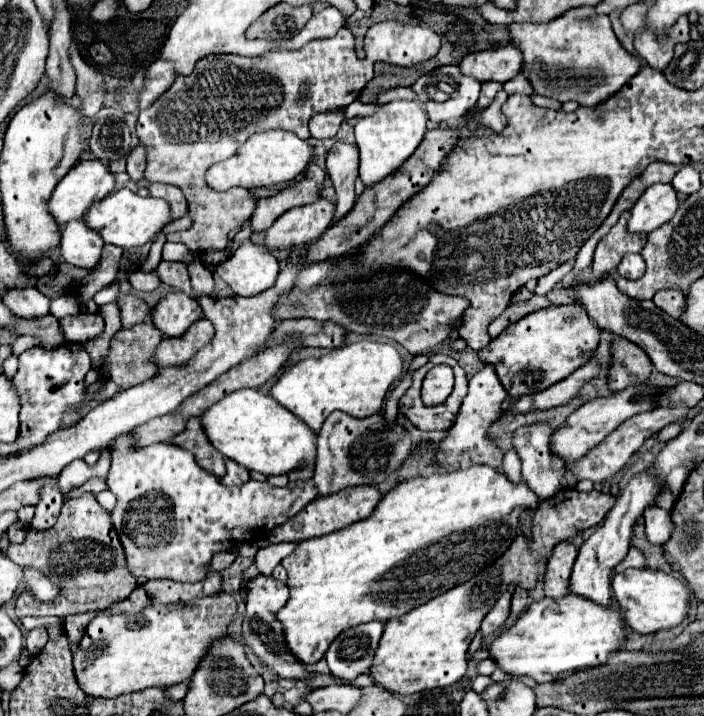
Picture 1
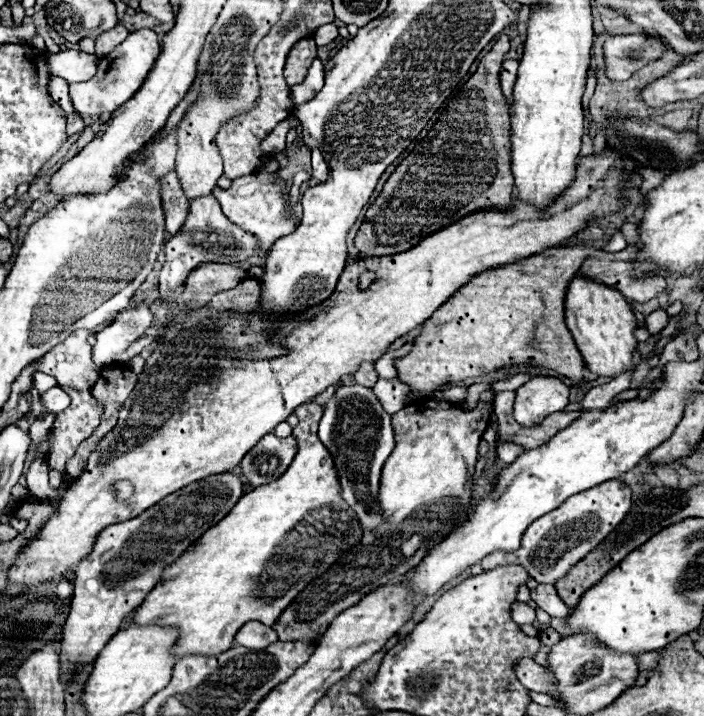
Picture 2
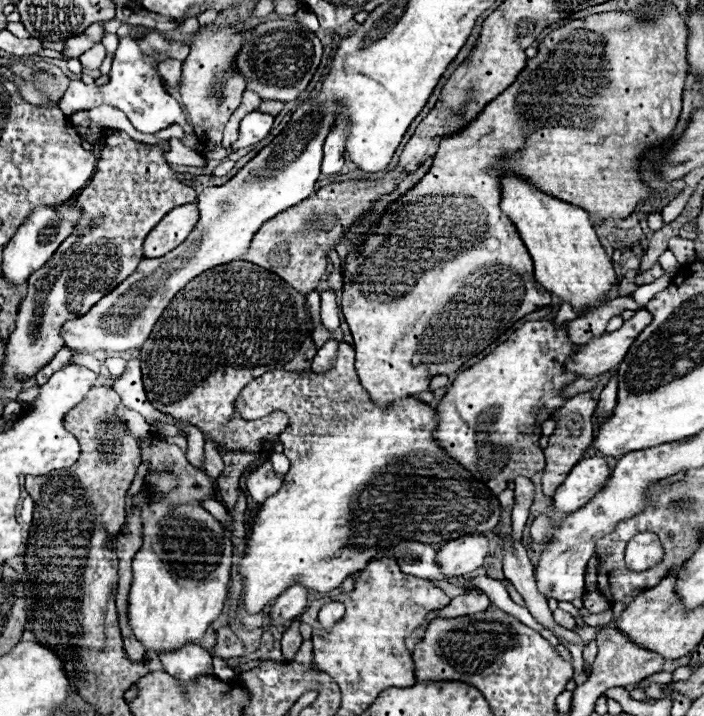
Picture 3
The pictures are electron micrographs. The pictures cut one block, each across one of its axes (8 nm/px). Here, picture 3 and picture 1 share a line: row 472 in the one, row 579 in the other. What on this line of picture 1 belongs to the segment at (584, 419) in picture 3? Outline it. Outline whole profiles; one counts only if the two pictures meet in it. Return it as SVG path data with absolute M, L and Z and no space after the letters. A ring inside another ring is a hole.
M564 540L554 546L544 574L544 594L548 598L562 598L568 594L568 580L576 554L578 550L570 540Z

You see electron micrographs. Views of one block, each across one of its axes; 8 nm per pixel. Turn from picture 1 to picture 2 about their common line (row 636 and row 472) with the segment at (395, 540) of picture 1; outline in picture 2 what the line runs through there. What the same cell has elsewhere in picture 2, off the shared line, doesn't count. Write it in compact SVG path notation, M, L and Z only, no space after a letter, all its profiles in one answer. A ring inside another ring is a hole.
M308 402L302 408L296 408L294 414L300 418L300 424L294 428L292 434L298 440L298 454L290 468L284 472L284 476L244 494L238 504L228 512L228 516L220 520L220 524L204 532L204 536L200 536L200 540L196 540L188 548L188 552L168 564L162 570L158 584L148 592L144 602L132 612L122 628L132 622L138 626L152 624L176 628L178 638L172 648L172 654L176 658L190 654L222 654L232 648L236 632L246 622L258 620L266 626L272 626L280 612L292 602L292 598L296 598L300 590L304 590L316 576L326 572L342 552L354 548L360 542L362 532L358 516L340 498L340 482L330 452L316 436L322 410L324 408L316 402Z

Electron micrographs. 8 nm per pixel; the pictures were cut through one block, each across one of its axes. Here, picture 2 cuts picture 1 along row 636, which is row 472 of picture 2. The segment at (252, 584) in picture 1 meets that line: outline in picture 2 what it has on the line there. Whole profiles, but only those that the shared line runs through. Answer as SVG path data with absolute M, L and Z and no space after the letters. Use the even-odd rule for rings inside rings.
M266 434L240 462L244 476L252 486L262 486L278 480L296 456L298 442L294 436L278 438Z

